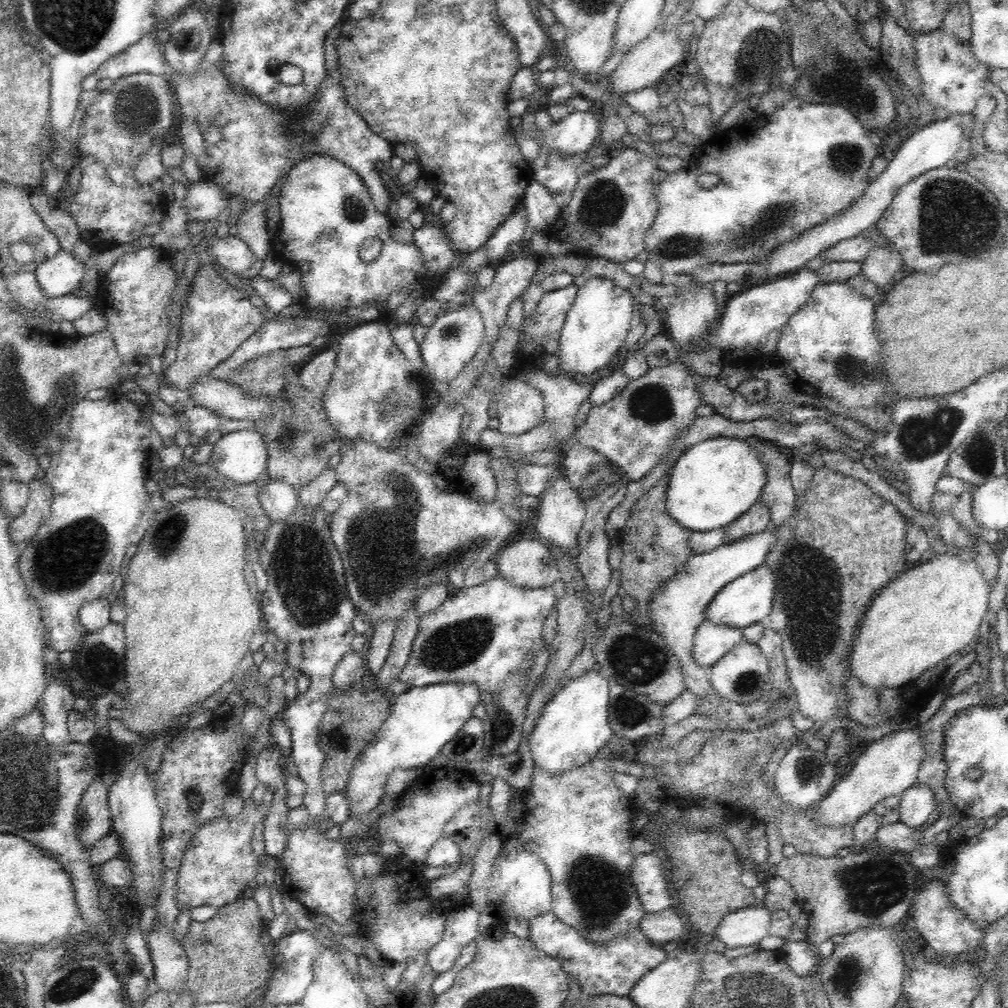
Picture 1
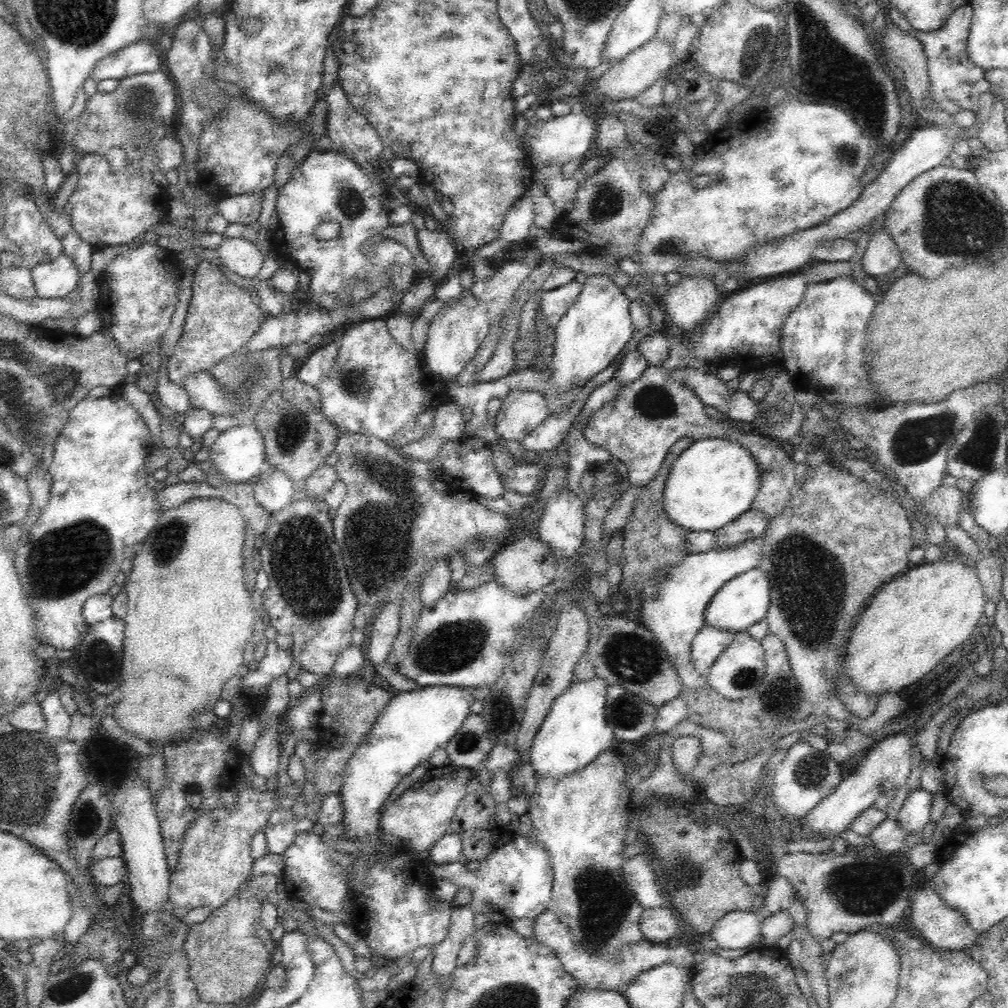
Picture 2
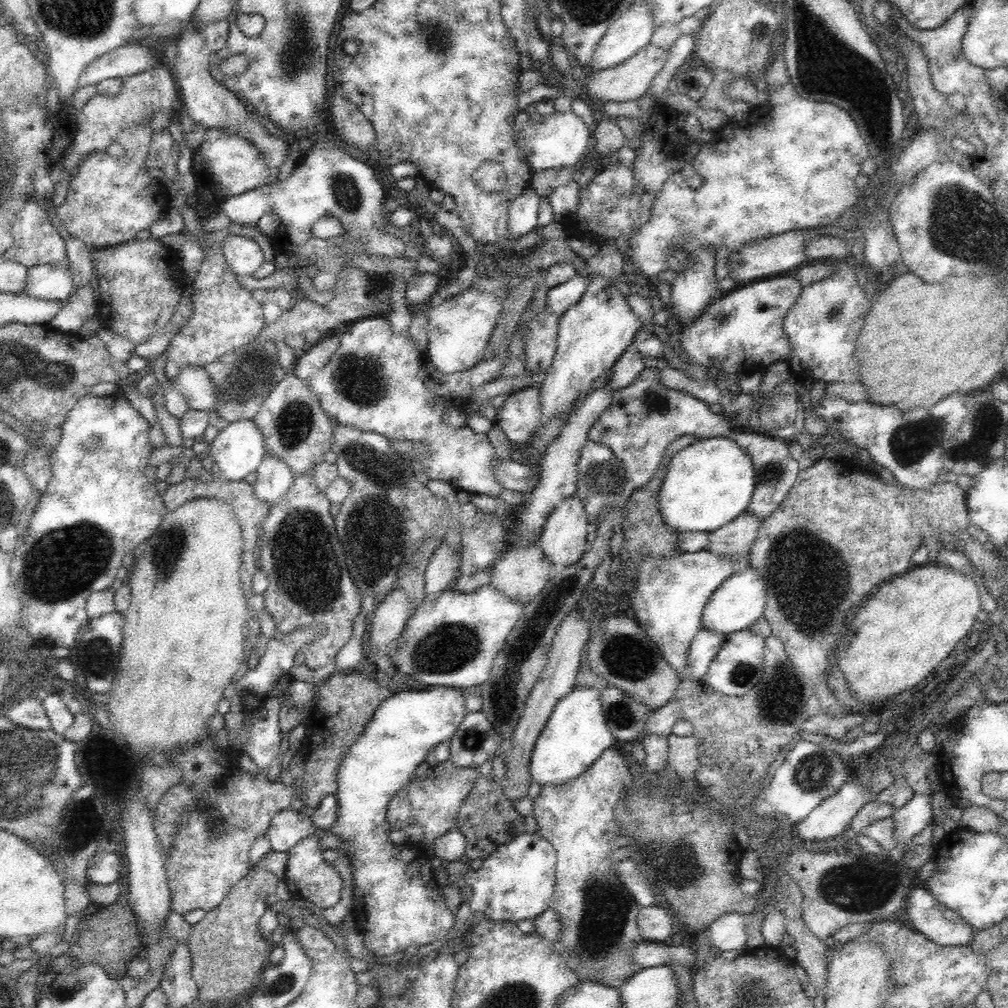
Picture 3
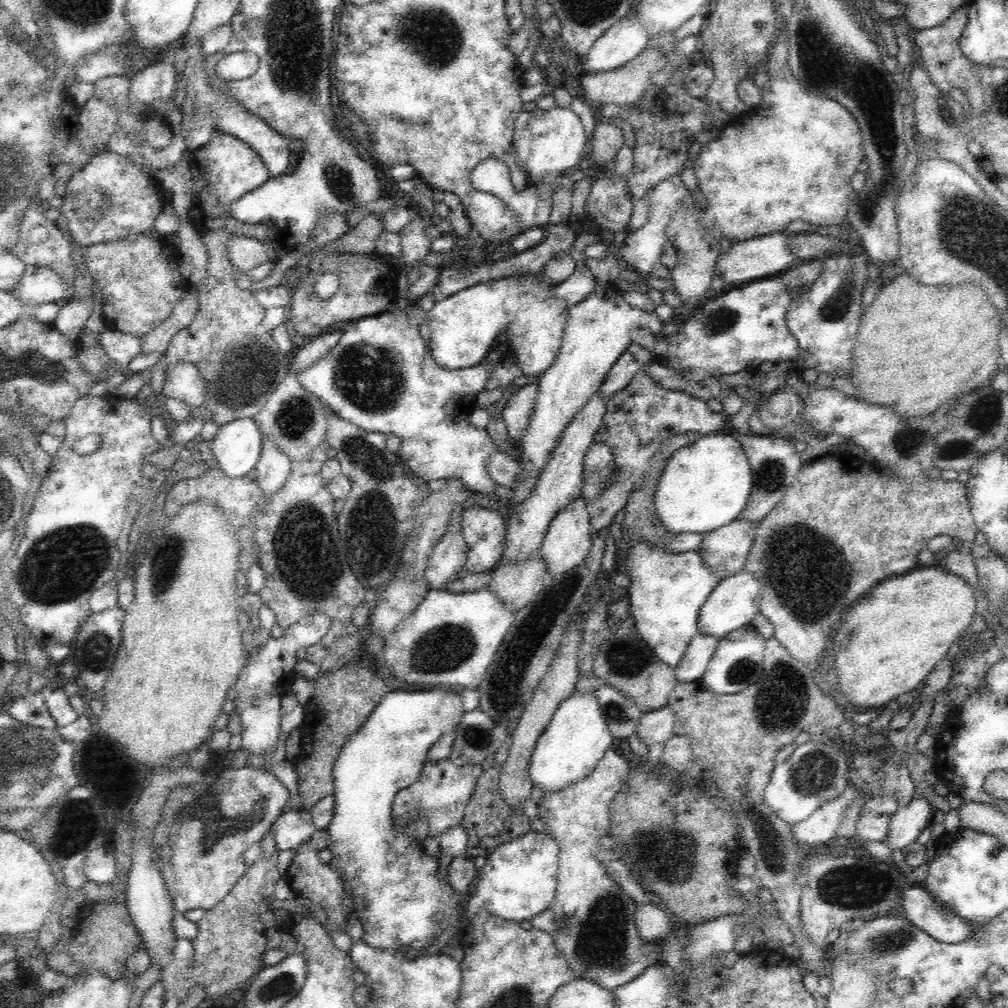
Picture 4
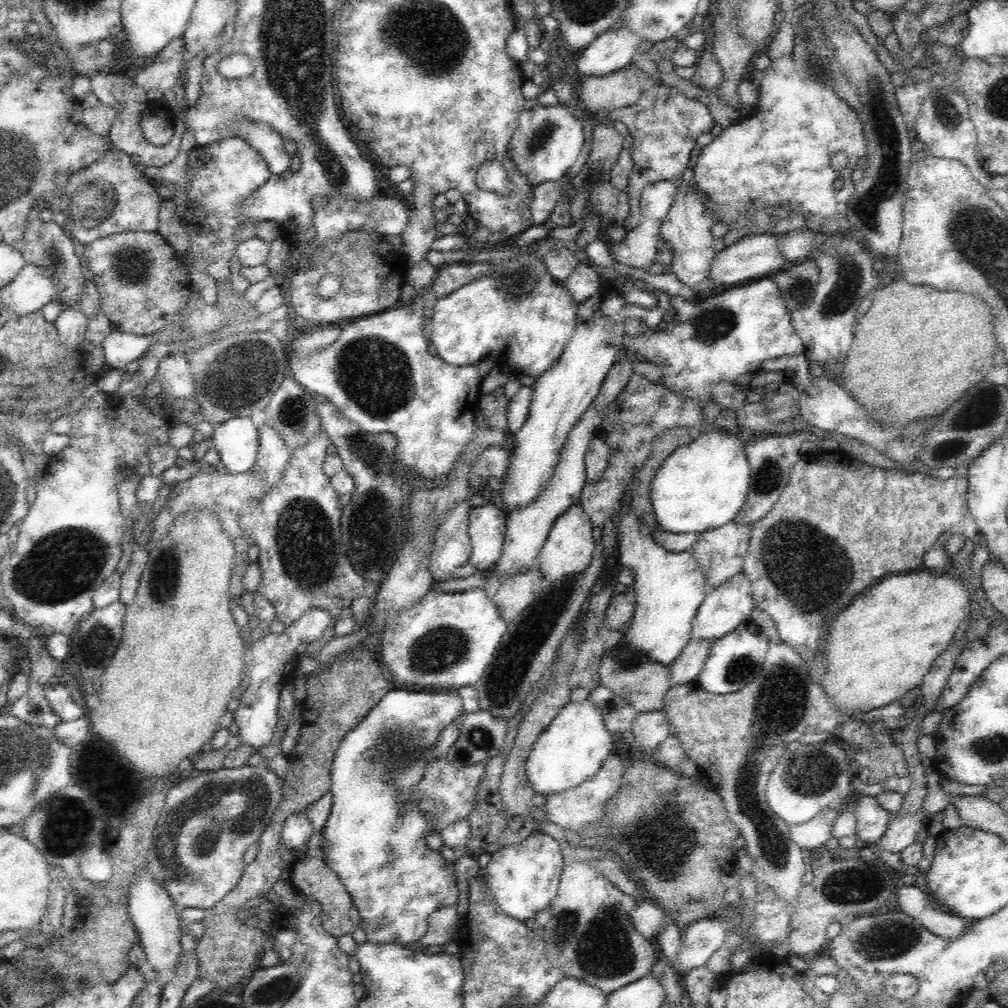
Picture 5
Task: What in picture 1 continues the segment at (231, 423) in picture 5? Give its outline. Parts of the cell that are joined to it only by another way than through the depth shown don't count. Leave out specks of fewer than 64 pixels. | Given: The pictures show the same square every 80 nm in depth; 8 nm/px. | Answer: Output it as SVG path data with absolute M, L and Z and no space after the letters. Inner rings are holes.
M255 428L233 431L221 436L214 444L208 471L231 480L234 485L248 484L265 472L268 454L263 436Z

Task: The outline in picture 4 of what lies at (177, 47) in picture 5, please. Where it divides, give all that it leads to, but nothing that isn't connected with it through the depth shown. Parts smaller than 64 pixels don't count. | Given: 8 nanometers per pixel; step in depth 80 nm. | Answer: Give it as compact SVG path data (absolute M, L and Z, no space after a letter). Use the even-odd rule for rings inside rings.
M168 54L160 64L152 64L147 66L143 70L136 72L130 79L129 86L129 104L130 111L132 104L143 104L144 110L147 109L149 104L152 104L154 100L167 100L173 97L174 90L177 88L176 85L176 69L172 64L172 54Z

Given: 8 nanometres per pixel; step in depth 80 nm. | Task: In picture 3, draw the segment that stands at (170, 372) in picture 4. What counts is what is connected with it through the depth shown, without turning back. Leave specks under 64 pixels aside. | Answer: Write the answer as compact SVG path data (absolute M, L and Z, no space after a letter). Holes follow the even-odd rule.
M187 366L171 382L186 399L191 413L212 412L212 408L216 404L216 392L204 367Z

